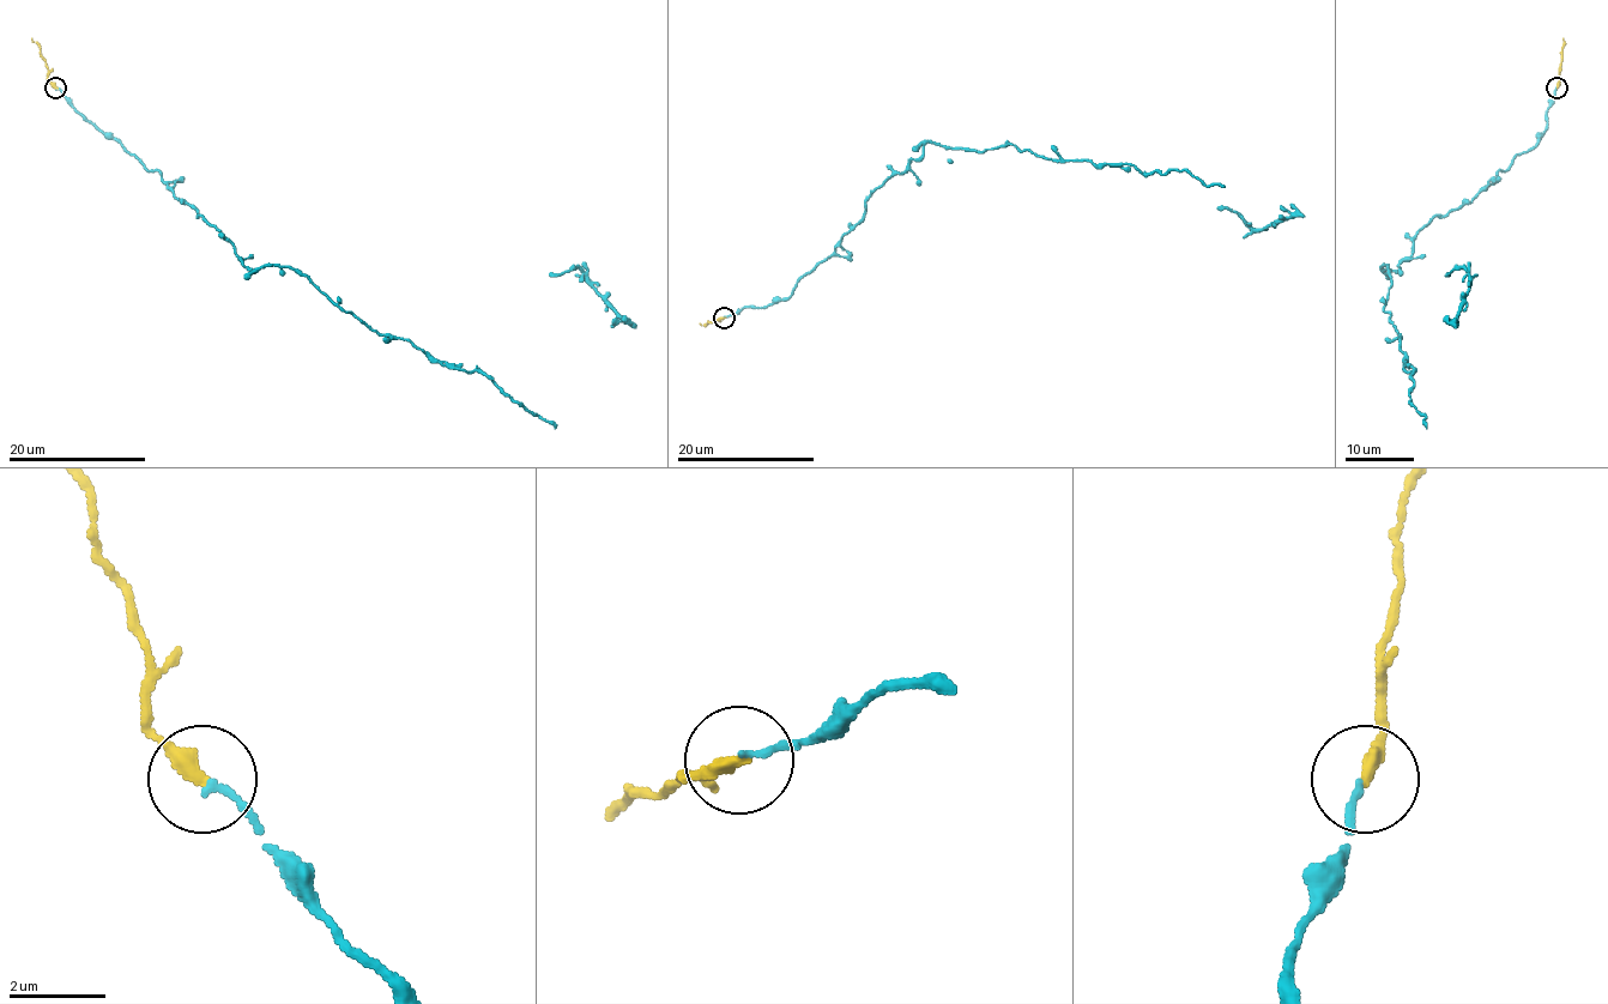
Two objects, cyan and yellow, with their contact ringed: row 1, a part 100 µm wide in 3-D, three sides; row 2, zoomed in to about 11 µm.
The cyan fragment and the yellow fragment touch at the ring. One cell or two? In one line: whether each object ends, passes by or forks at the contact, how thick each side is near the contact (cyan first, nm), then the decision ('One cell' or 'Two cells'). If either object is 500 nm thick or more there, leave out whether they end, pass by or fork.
At the ring cyan ends. At the ring yellow ends. Thickness 130 nm (cyan) against 320 nm. One cell

